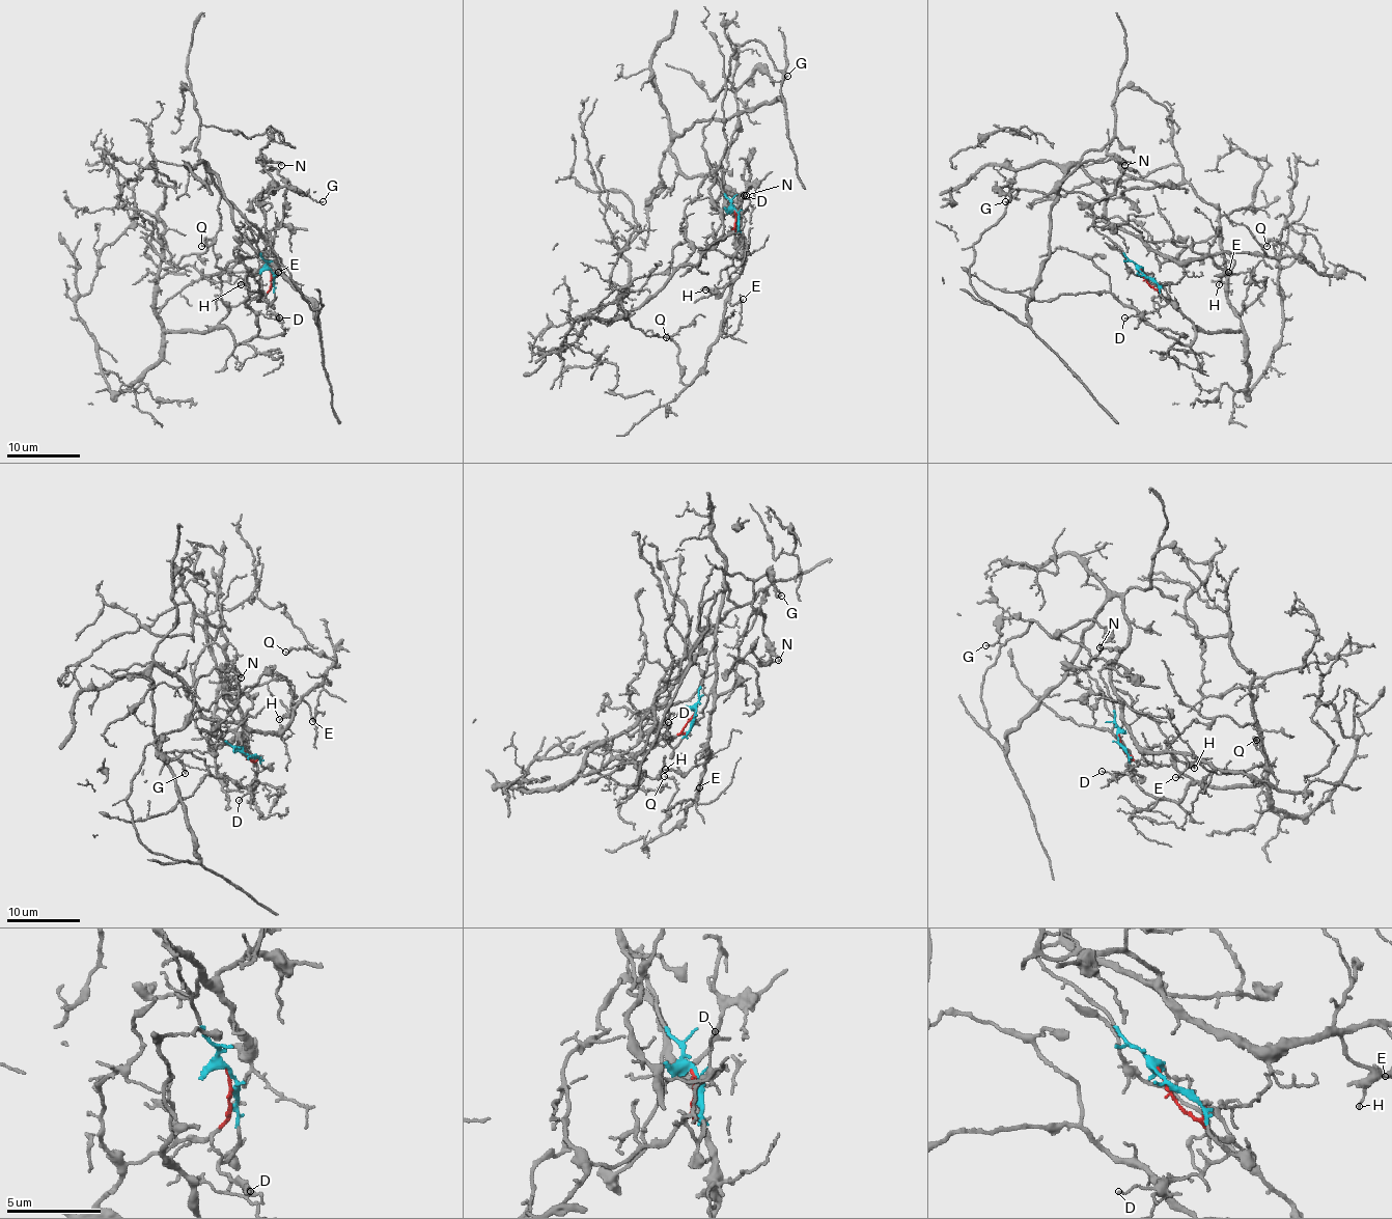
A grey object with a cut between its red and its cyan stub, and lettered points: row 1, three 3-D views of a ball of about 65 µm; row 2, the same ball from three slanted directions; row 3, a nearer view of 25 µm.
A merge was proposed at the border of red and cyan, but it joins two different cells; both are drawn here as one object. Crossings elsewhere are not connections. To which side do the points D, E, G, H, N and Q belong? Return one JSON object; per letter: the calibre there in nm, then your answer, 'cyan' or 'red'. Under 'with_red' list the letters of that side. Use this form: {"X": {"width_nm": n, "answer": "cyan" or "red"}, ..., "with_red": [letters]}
{"D": {"width_nm": 80, "answer": "cyan"}, "E": {"width_nm": 180, "answer": "cyan"}, "G": {"width_nm": 140, "answer": "cyan"}, "H": {"width_nm": 100, "answer": "cyan"}, "N": {"width_nm": 150, "answer": "cyan"}, "Q": {"width_nm": 140, "answer": "cyan"}, "with_red": []}

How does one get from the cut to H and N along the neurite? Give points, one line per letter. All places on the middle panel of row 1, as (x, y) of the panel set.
H: (735, 213), (712, 166), (712, 179), (735, 220), (743, 271), (721, 294), (706, 289)
N: (735, 213), (715, 166), (688, 177), (671, 144), (781, 98), (759, 40), (730, 57), (721, 161), (747, 196)

